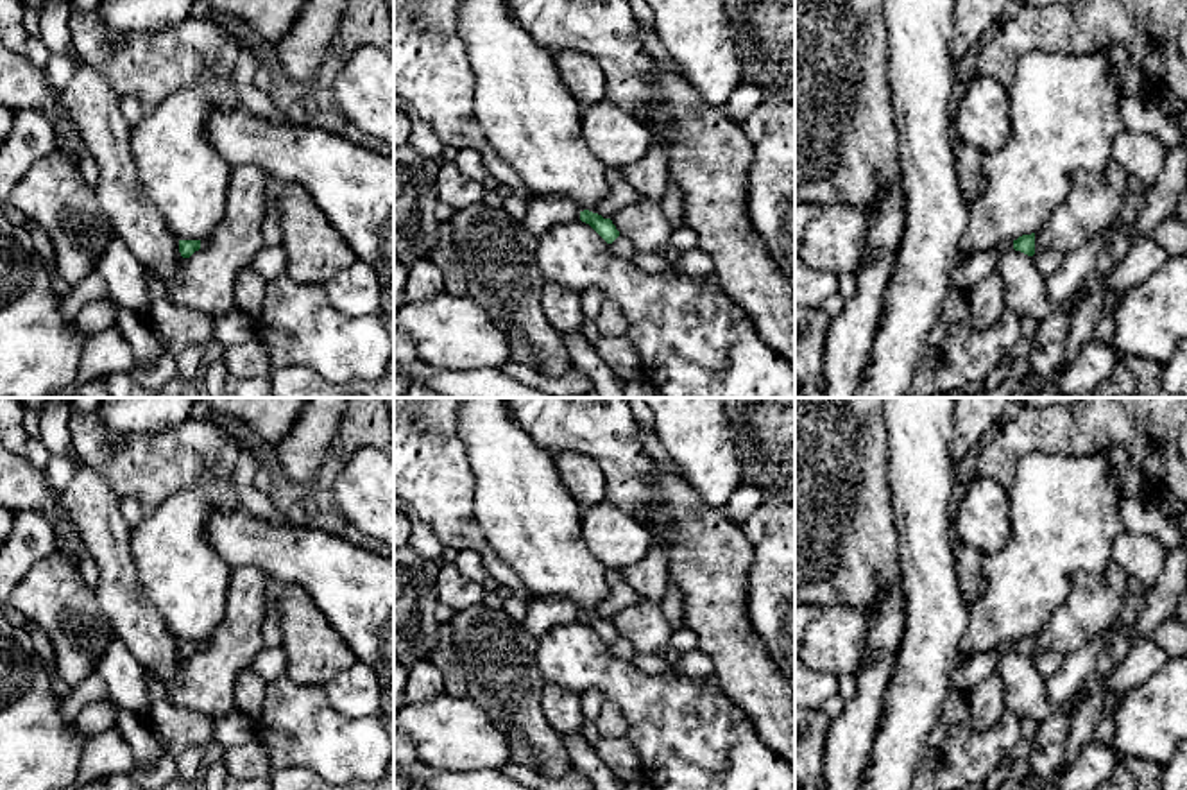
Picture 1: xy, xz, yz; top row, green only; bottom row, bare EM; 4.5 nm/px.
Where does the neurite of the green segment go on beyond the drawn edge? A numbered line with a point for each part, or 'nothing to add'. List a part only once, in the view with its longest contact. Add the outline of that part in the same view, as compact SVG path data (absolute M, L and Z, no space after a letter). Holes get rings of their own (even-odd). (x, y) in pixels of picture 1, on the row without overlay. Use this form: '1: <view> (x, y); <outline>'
1: xz (622, 595); M607 570L605 580L609 586L609 597L602 602L596 613L603 620L609 620L623 607L630 607L641 602L637 591L619 575L619 570Z

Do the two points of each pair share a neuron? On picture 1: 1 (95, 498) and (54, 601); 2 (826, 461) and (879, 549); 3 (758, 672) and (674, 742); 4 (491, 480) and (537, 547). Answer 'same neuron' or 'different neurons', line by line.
1: different neurons
2: same neuron
3: different neurons
4: same neuron

